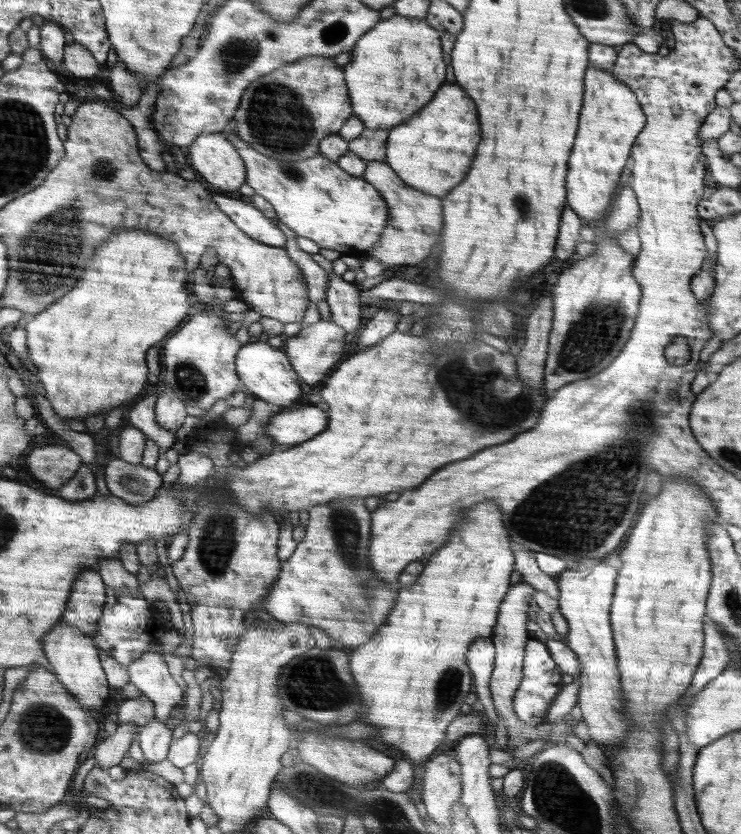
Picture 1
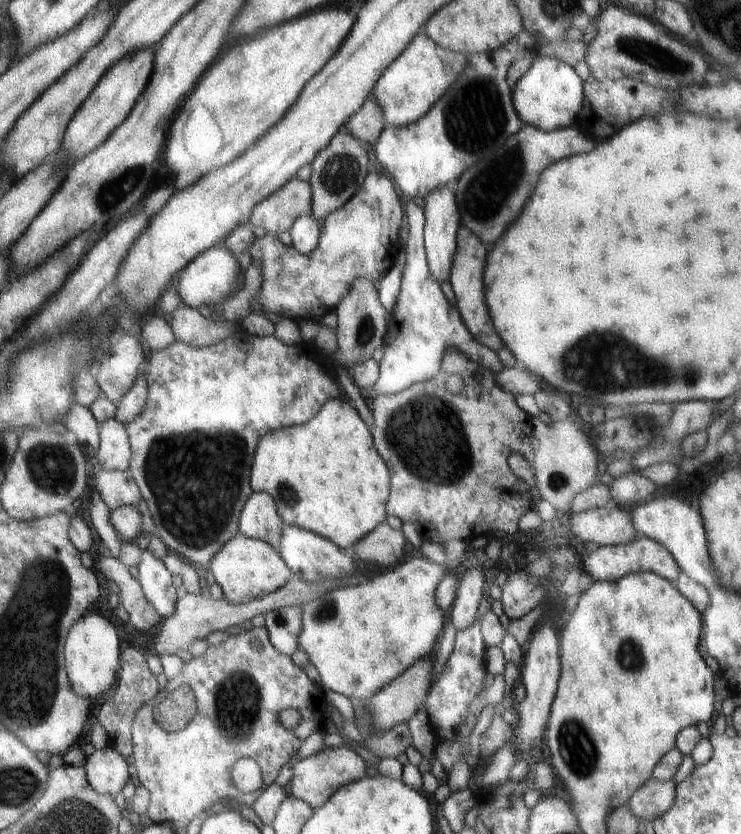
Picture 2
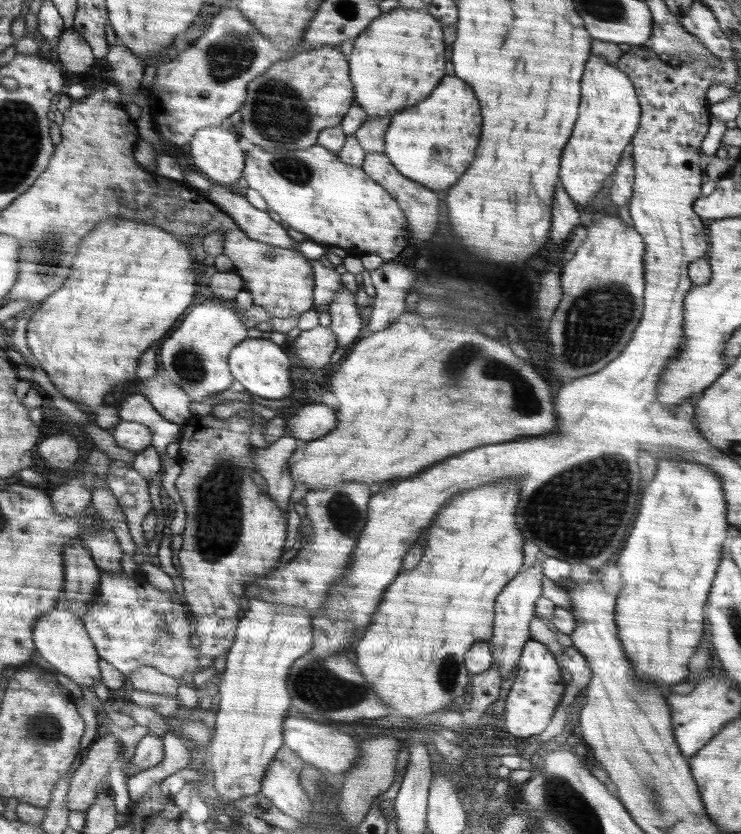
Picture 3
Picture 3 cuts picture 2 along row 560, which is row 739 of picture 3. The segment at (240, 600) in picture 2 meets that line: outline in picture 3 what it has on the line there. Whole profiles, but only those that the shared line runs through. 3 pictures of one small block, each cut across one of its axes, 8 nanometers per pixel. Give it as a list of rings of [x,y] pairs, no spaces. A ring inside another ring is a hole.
[[[252,597],[246,601],[245,609],[246,614],[241,619],[237,642],[228,654],[227,668],[221,676],[219,687],[222,700],[217,714],[215,737],[208,750],[210,759],[207,768],[213,774],[211,784],[225,802],[242,800],[245,796],[254,796],[261,791],[269,766],[285,744],[283,726],[286,714],[292,706],[288,676],[293,664],[313,648],[313,617],[305,608],[274,604]]]

